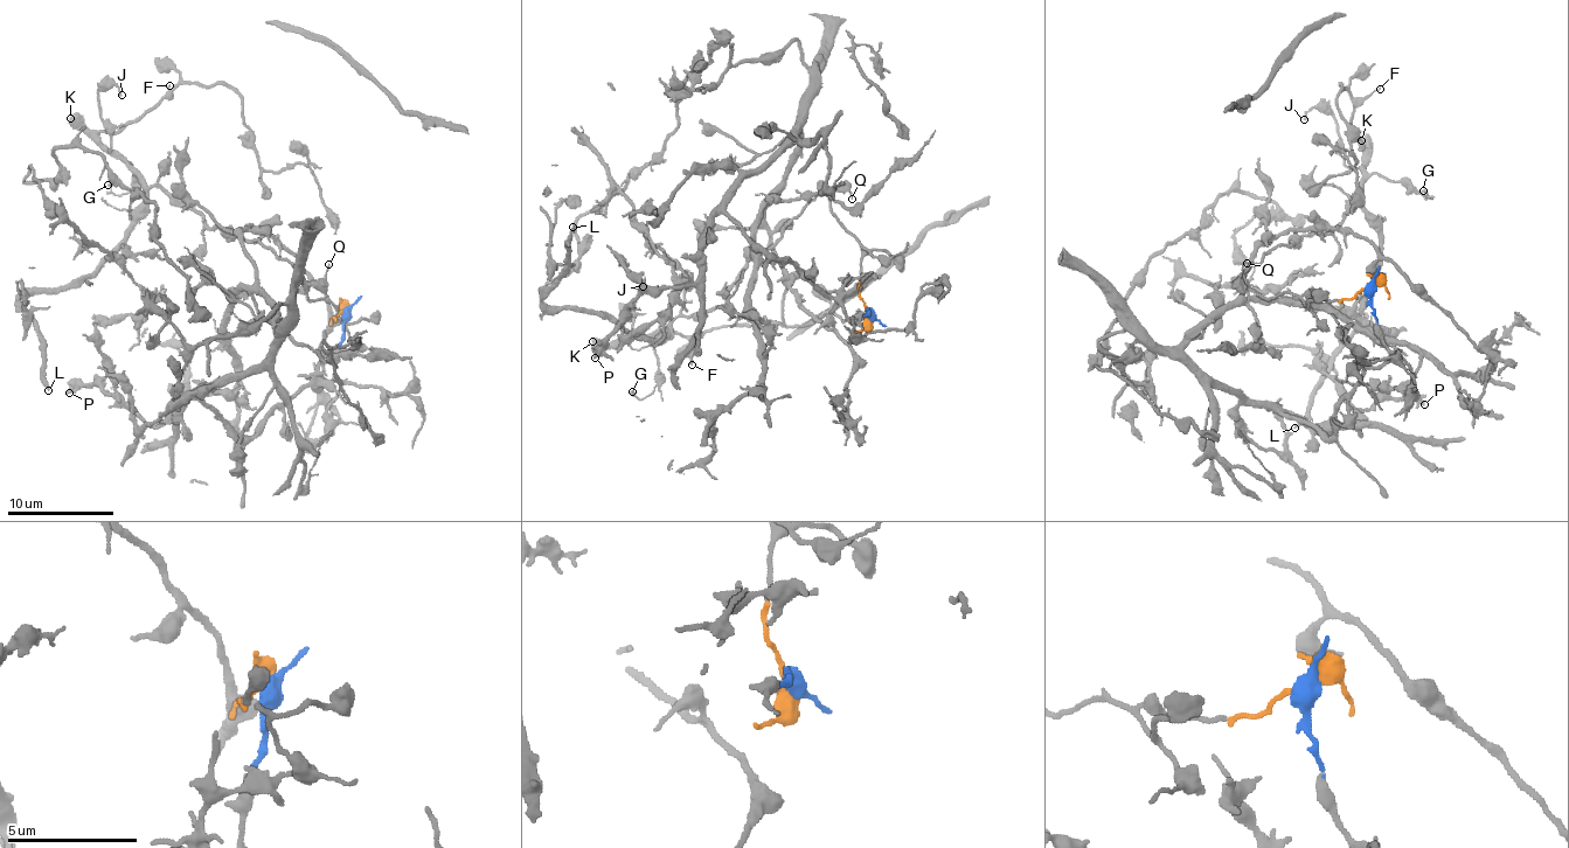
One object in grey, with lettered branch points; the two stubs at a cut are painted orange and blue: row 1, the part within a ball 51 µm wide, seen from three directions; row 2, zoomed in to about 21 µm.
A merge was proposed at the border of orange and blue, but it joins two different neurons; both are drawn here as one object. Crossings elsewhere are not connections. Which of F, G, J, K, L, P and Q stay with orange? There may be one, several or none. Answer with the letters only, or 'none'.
F, G, J, K, L, Q

